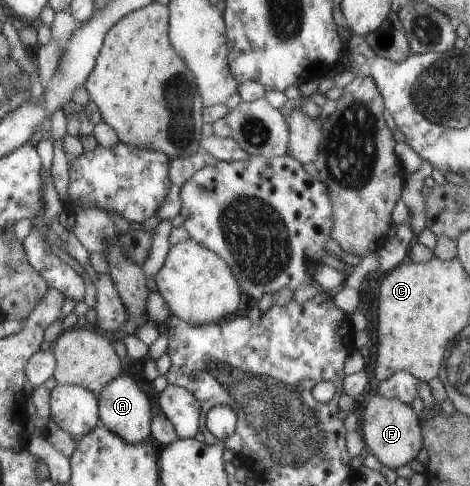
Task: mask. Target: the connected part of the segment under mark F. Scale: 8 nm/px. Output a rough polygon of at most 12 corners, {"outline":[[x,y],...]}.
{"outline":[[398,398],[366,400],[358,432],[392,470],[422,447],[419,420]]}

